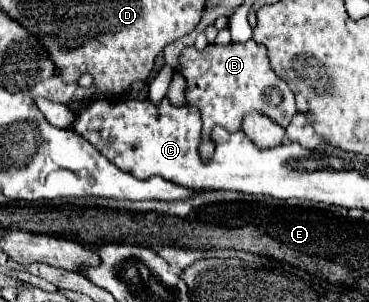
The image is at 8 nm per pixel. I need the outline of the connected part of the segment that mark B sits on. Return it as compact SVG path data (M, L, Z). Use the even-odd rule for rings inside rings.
M252 39L246 43L230 43L230 45L208 45L202 53L194 47L184 49L182 53L182 75L186 77L188 103L198 105L204 121L204 143L202 157L208 159L214 151L208 135L214 125L220 125L228 131L242 127L242 117L250 111L266 113L280 127L288 127L290 119L296 113L294 93L272 69L266 57L266 49L256 45Z

